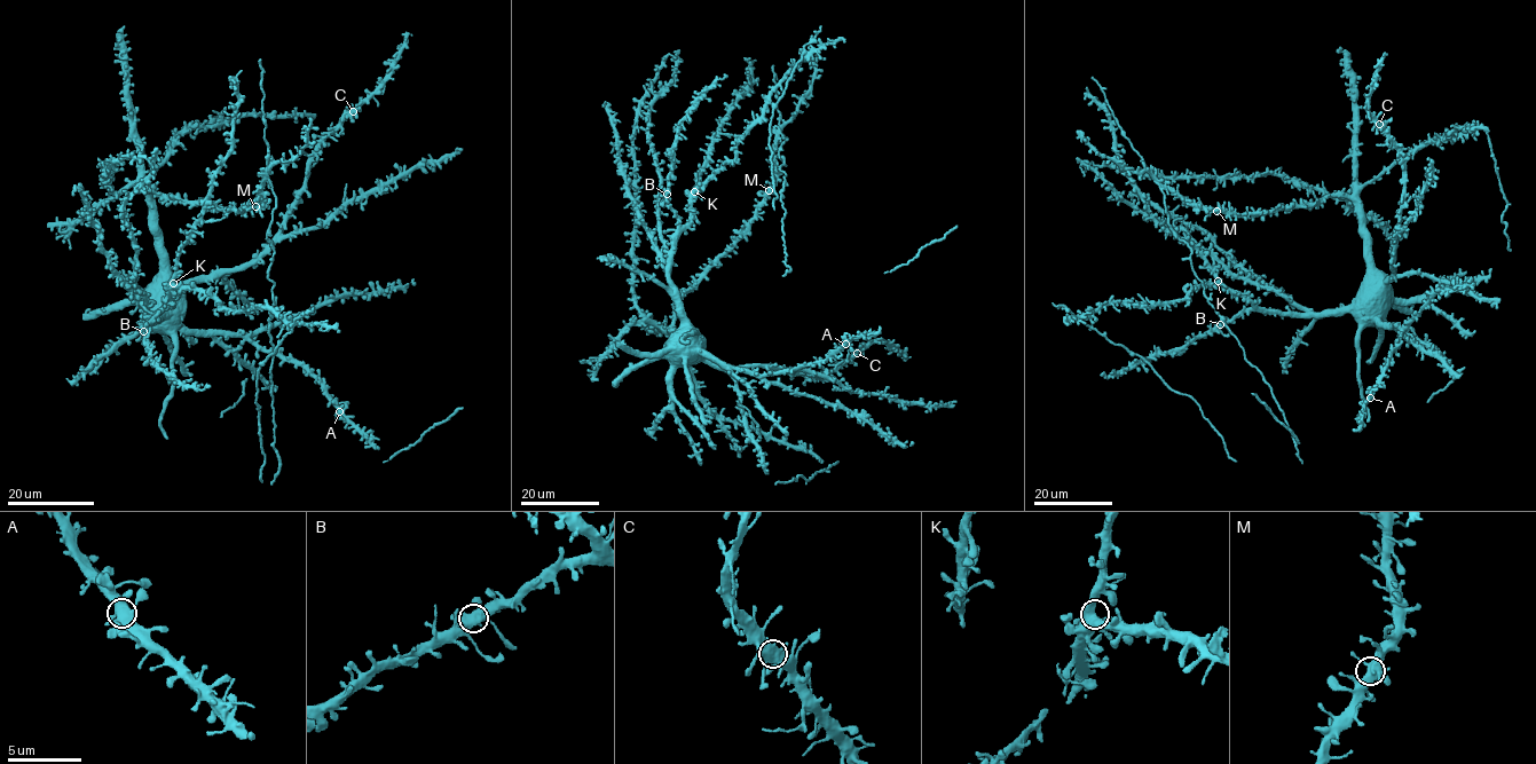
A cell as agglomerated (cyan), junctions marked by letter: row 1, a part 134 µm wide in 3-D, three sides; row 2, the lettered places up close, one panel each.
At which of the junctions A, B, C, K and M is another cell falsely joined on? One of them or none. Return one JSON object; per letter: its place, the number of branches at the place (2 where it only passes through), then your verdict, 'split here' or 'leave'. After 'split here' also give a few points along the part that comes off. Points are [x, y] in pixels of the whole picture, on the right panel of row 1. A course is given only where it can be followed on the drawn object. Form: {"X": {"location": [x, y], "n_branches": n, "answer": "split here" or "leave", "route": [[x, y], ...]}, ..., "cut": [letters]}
{"A": {"location": [1370, 398], "n_branches": 5, "answer": "leave"}, "B": {"location": [1220, 324], "n_branches": 5, "answer": "leave"}, "C": {"location": [1379, 124], "n_branches": 7, "answer": "leave"}, "K": {"location": [1218, 281], "n_branches": 5, "answer": "leave"}, "M": {"location": [1217, 211], "n_branches": 7, "answer": "leave"}, "cut": []}

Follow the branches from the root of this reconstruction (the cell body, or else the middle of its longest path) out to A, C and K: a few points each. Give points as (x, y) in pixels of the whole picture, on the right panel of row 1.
A: (1363, 296), (1362, 301), (1379, 323), (1401, 330), (1389, 364), (1370, 398)
C: (1363, 296), (1369, 289), (1376, 289), (1393, 274), (1392, 256), (1403, 202), (1403, 155), (1379, 125)
K: (1363, 296), (1359, 302), (1320, 314), (1266, 312), (1249, 299), (1229, 292), (1218, 281)

